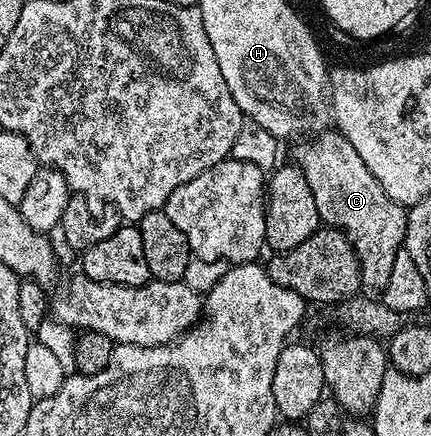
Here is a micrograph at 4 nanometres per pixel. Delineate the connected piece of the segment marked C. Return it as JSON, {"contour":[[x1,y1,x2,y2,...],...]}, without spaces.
{"contour":[[335,129,322,131,319,132,320,139,309,138,295,144,295,166,306,177,310,193,314,193,314,205,318,205,321,224,344,232,356,250,360,259,361,284,365,288,383,289,386,281,390,281,394,257,398,257,404,245,408,212,384,192,382,185,378,185,374,173,366,169,366,161,358,157,358,149,354,149,344,135]]}

